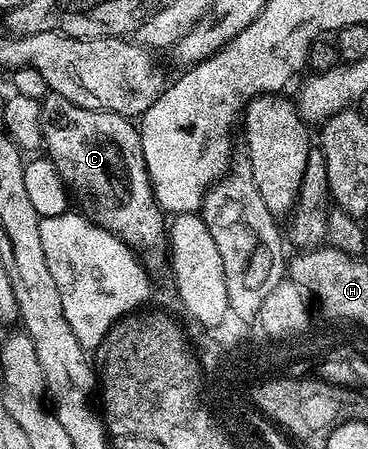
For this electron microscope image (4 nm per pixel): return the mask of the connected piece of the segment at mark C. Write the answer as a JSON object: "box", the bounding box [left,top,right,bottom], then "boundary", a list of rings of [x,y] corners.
{"box":[40,92,166,254],"boundary":[[[49,92],[40,101],[40,125],[44,139],[43,151],[47,159],[52,161],[56,172],[64,179],[65,185],[72,190],[77,188],[84,196],[92,196],[96,203],[95,223],[129,244],[137,253],[145,254],[144,252],[152,252],[155,248],[165,247],[166,216],[152,193],[152,183],[142,158],[139,127],[129,117],[113,112],[95,112],[70,102],[70,98]]]}

